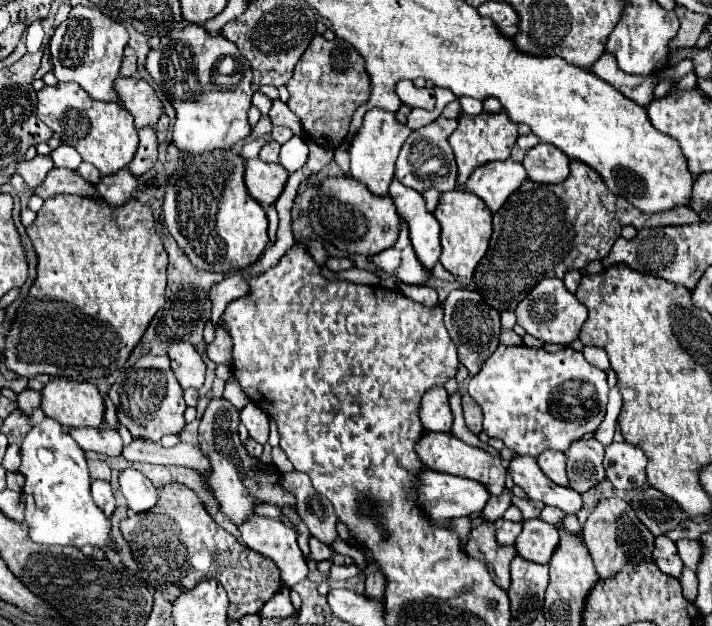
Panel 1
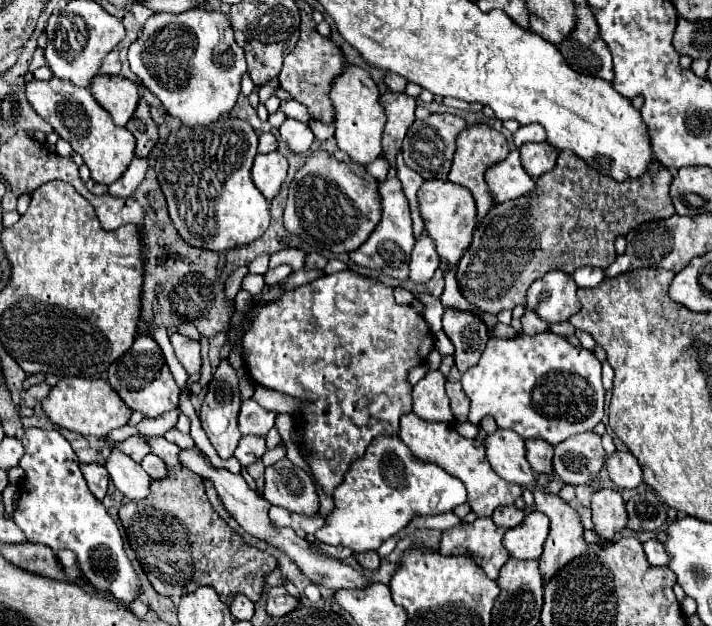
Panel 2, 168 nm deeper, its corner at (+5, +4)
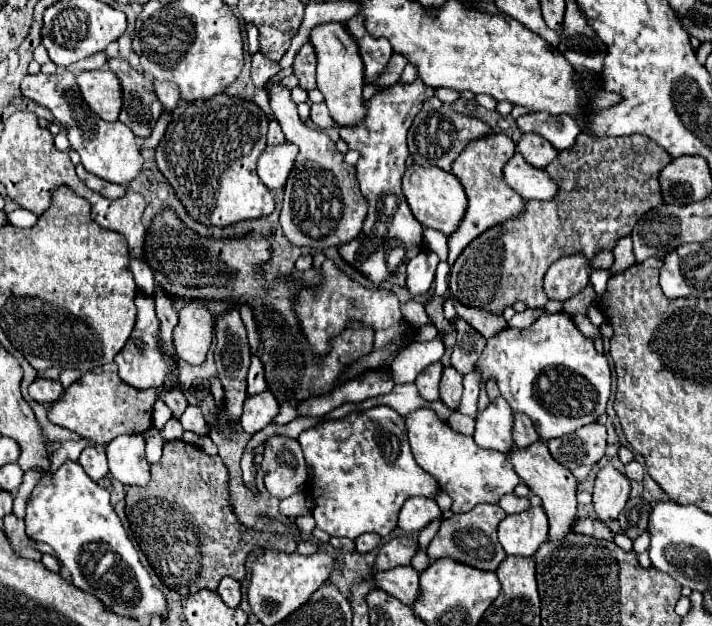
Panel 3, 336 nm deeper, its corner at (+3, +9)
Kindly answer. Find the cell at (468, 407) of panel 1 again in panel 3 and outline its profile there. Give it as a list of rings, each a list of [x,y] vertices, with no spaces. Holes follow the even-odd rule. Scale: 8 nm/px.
[[[443,367],[443,375],[441,375],[441,383],[439,383],[439,399],[455,409],[461,401],[461,393],[463,393],[463,375],[457,373],[453,367]]]

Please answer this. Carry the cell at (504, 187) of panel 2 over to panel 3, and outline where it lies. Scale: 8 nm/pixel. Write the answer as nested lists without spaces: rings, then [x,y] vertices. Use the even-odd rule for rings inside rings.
[[[515,153],[513,159],[503,169],[505,181],[513,187],[523,199],[551,201],[557,193],[557,183],[547,175],[545,169],[529,165],[521,153]]]

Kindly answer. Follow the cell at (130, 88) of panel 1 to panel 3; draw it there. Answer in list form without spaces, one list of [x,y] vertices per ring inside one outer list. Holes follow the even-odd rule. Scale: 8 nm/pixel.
[[[83,71],[77,75],[83,101],[105,121],[117,121],[121,111],[121,85],[113,71]]]

